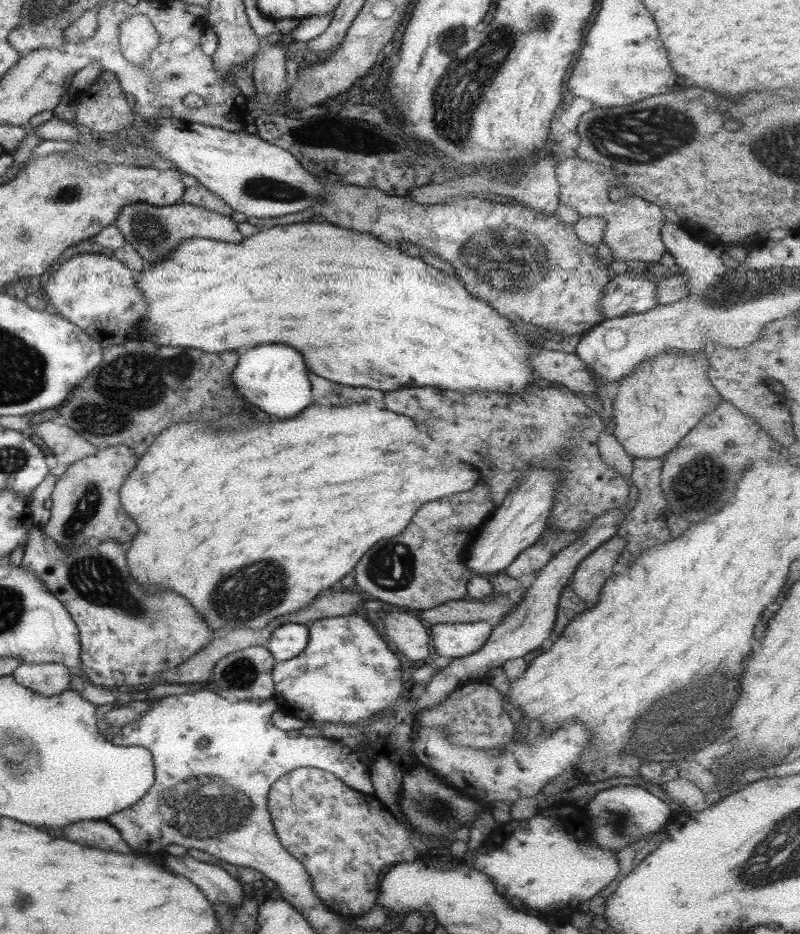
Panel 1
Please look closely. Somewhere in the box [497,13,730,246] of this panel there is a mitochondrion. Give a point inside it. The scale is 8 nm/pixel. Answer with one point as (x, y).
(653, 132)

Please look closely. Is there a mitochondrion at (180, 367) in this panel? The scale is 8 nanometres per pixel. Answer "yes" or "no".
yes

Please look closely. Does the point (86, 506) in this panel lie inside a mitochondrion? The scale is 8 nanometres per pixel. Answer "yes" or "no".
yes

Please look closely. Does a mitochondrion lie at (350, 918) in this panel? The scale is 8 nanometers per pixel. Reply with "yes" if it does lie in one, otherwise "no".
no

